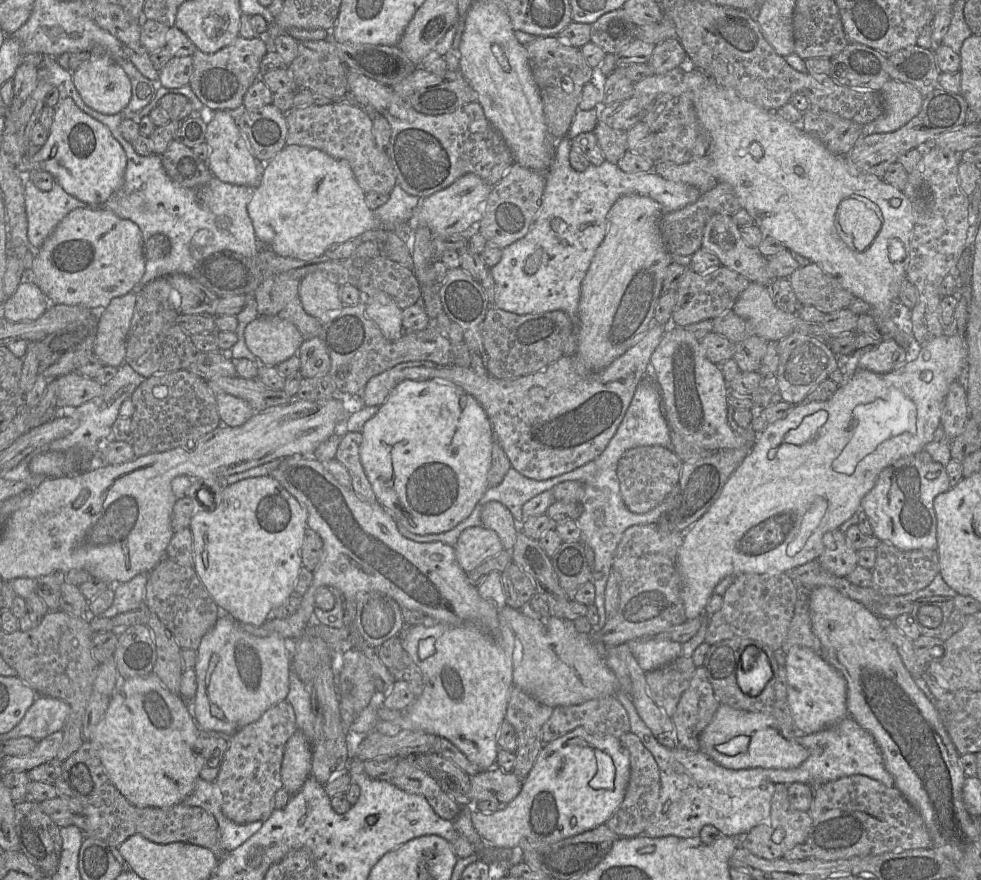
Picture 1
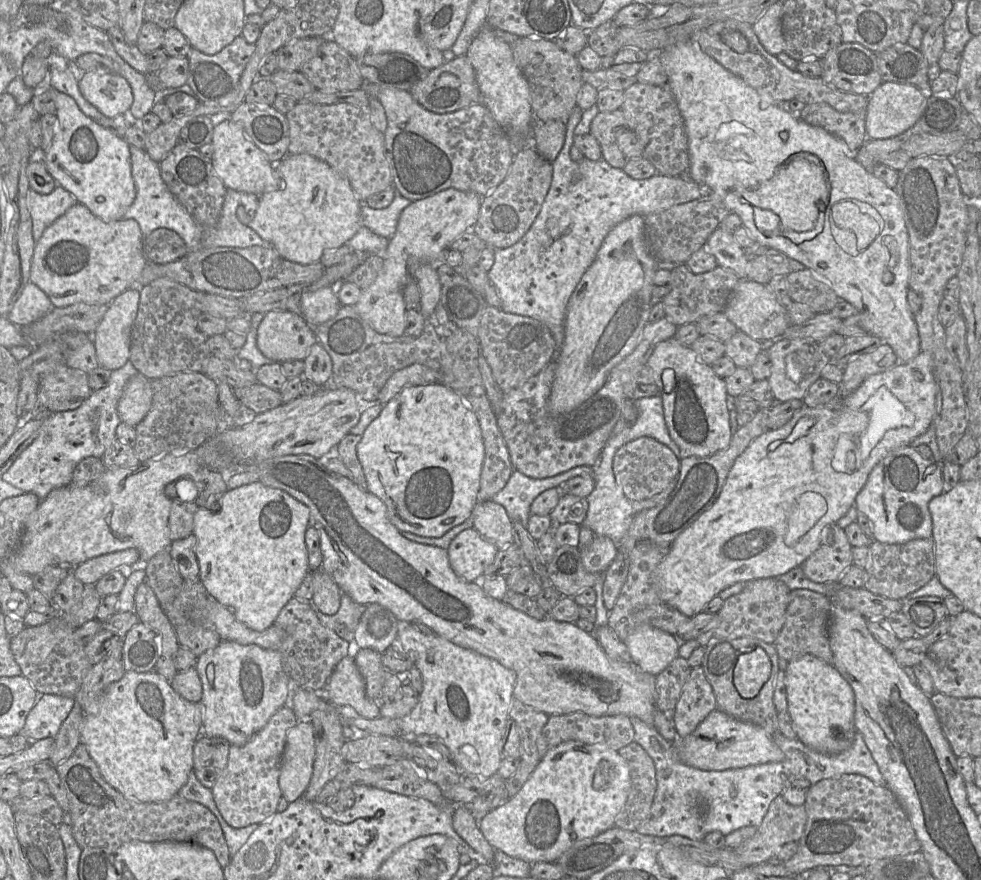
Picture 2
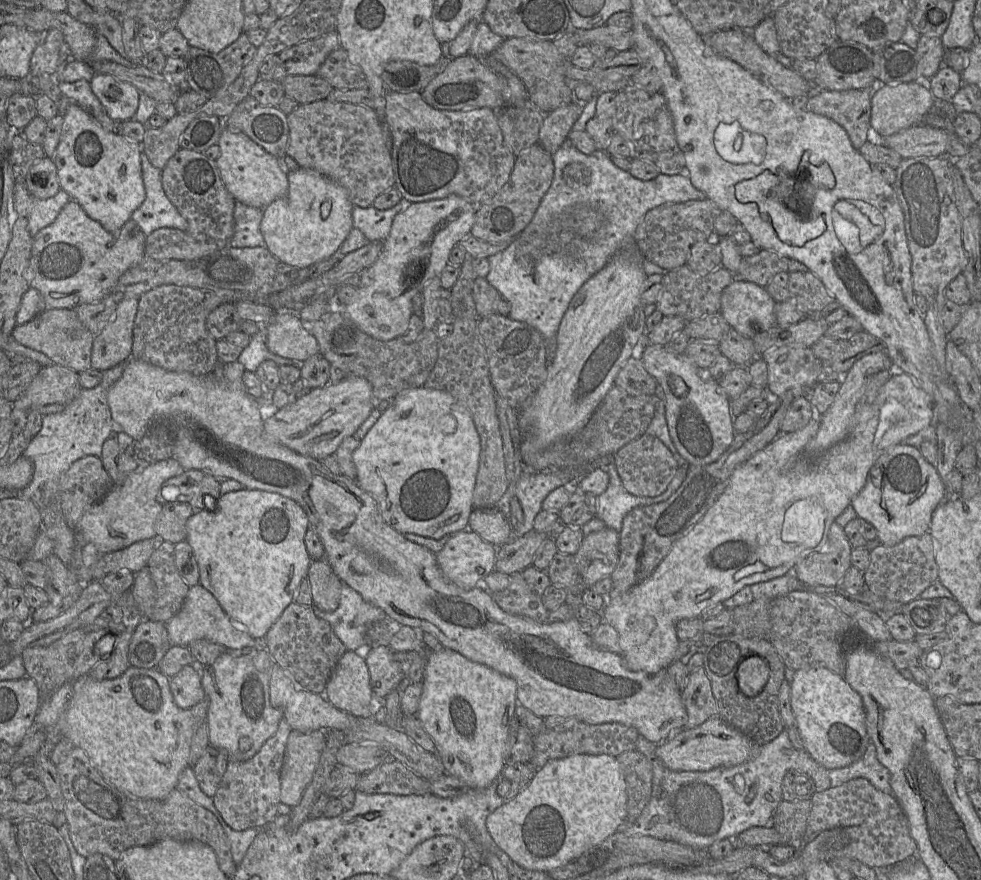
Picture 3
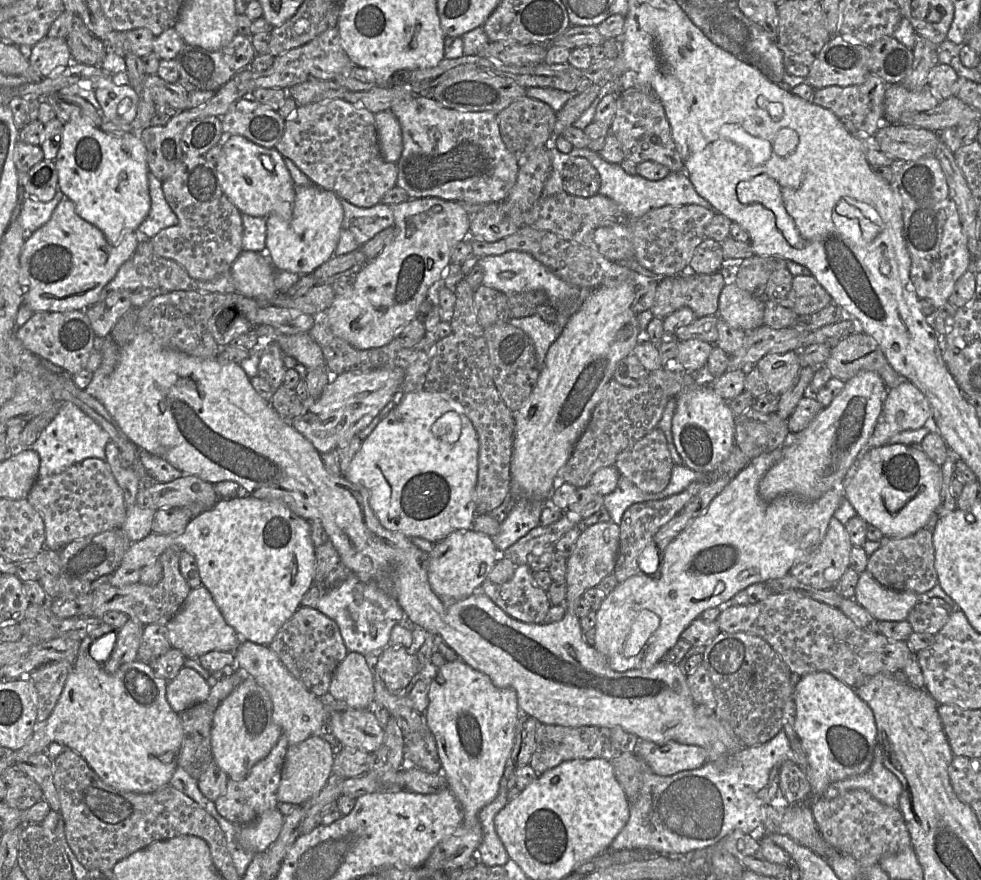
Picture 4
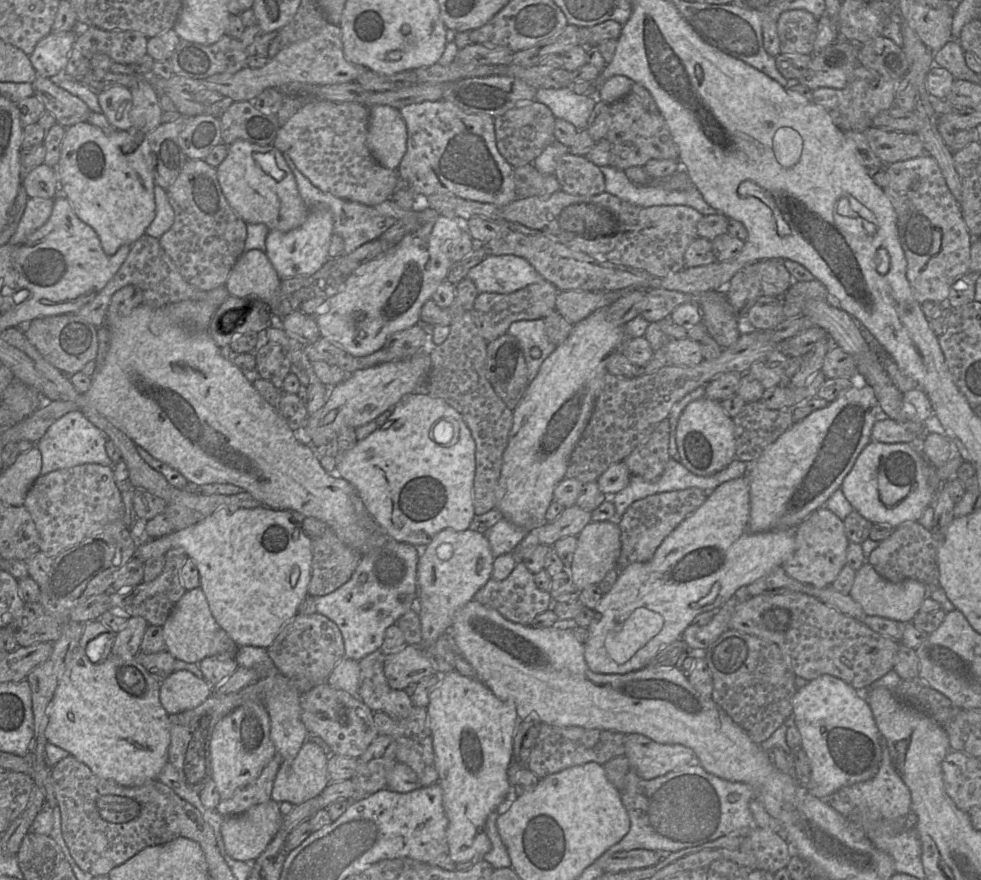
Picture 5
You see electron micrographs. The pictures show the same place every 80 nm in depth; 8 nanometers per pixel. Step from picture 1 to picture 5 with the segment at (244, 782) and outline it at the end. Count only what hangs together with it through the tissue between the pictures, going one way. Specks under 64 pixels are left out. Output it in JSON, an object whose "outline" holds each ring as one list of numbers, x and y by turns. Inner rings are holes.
{"outline":[[276,753,254,782,238,790,232,798,221,800,216,811,225,817,234,816,271,800,275,778,282,762,282,757]]}

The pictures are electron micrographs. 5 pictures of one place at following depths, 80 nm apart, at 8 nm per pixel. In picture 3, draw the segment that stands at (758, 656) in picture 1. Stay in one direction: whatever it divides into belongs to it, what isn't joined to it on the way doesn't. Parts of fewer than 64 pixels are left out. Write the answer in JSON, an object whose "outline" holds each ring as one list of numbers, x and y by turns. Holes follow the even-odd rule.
{"outline":[[749,656,739,665,736,676,741,692,747,697,755,697,768,682,770,667,764,658]]}

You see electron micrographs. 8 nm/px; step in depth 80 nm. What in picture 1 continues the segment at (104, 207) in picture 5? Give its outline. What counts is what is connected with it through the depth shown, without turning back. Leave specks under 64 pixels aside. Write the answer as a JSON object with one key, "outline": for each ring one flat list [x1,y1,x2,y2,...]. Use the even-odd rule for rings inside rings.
{"outline":[[70,97,59,100,55,106,53,124,45,145,40,147,33,157,39,170,49,172,57,183,71,196,92,207,101,206,109,197,124,184,127,156,117,139,104,124,83,112]]}

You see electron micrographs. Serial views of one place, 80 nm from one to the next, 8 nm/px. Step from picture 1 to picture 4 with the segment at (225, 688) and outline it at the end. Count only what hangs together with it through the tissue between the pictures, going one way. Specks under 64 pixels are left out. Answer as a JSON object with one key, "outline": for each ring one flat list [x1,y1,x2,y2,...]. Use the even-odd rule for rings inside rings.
{"outline":[[245,677,216,708,211,730,212,756,229,779,244,779,250,769,270,753,282,735,281,728,273,721,272,713,268,693,250,677]]}

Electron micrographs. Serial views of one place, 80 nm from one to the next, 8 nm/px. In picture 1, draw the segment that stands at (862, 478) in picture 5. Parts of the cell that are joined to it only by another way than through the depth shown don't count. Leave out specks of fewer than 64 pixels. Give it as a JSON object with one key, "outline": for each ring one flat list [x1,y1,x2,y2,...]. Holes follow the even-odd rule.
{"outline":[[918,455,899,458,884,468,872,489,863,497,861,508,868,516,873,535,880,541,903,550,937,550,937,521,934,499,951,488,945,466,923,462]]}

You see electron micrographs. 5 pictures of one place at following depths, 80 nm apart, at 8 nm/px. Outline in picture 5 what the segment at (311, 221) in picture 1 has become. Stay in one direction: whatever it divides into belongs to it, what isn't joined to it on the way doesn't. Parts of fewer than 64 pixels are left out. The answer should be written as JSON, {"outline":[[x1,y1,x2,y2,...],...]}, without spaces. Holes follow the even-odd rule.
{"outline":[[316,205,309,210,305,222,300,227,288,232,270,230,266,237,265,254,281,280,310,276,328,260,332,236,332,213,325,205]]}

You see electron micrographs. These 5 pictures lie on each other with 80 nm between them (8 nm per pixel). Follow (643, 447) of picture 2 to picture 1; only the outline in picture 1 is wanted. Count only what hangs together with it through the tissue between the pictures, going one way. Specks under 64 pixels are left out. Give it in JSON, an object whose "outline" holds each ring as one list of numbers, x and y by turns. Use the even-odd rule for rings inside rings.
{"outline":[[639,446,627,450,617,466,620,492,626,507,636,514,657,507,678,485,682,464,674,451,662,446]]}

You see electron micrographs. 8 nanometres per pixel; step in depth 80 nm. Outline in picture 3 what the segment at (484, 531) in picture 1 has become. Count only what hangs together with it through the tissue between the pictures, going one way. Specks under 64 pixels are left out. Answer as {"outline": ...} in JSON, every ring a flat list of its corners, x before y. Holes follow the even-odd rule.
{"outline":[[468,529,451,535,443,549,435,554,438,566,447,579,464,589,476,587,477,582,483,580,495,567,498,548,483,540,477,533]]}

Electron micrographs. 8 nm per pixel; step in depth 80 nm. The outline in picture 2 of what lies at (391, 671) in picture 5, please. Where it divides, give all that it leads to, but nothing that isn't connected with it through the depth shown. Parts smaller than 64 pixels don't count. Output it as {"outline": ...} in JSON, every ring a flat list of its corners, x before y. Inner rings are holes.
{"outline":[[361,648,354,660,365,681,367,697,371,700,382,697,382,688,387,670,382,663,382,653,369,648]]}

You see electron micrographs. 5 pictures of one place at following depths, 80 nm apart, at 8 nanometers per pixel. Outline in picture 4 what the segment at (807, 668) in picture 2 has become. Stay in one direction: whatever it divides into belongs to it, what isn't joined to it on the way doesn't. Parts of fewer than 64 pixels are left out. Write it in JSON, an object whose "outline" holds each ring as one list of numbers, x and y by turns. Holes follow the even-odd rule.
{"outline":[[819,671,801,677,794,686,795,730,807,754,810,802,834,782,865,773,874,758,877,726,873,712,850,686,831,673]]}

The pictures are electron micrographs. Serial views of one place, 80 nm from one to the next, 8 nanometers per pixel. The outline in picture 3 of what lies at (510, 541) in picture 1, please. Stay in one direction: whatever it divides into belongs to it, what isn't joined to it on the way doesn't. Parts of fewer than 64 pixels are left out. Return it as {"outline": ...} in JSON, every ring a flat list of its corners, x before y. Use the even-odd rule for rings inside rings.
{"outline":[[497,507,474,508,469,518,469,529,496,548,513,539,510,522]]}

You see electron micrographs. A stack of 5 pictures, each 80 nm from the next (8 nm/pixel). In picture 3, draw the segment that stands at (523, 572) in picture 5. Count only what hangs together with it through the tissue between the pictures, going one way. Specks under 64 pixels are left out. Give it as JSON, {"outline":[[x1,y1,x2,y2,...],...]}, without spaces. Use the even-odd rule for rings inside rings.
{"outline":[[522,572,510,575,510,584,506,589,490,594,496,604,509,614,529,617,538,623,549,623,549,611,541,596,529,588]]}

